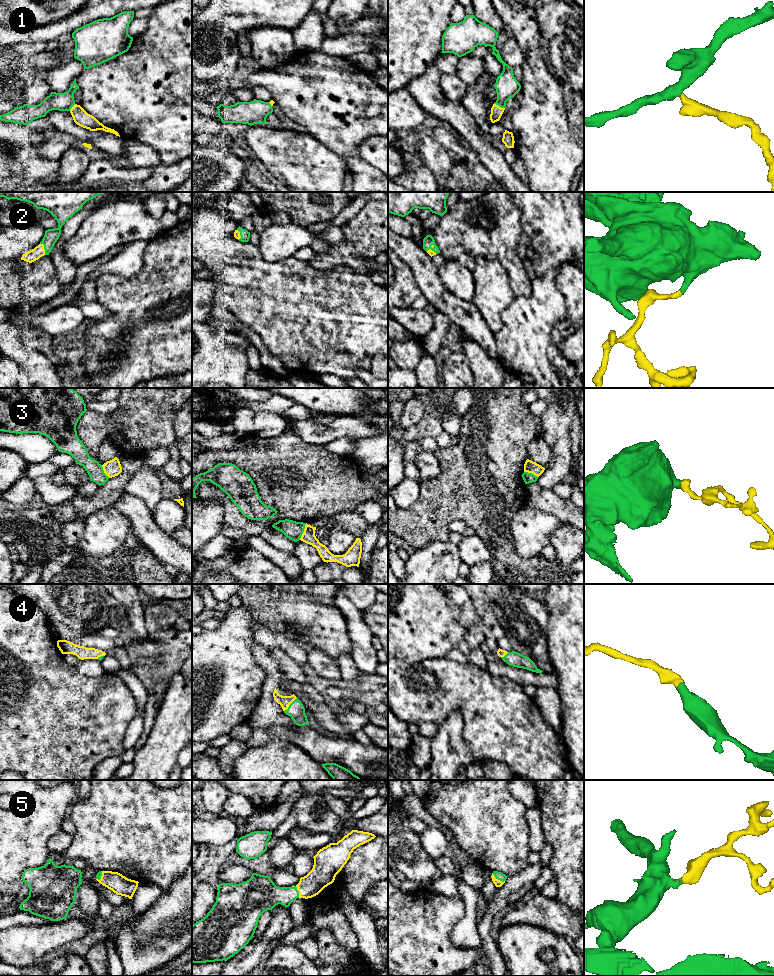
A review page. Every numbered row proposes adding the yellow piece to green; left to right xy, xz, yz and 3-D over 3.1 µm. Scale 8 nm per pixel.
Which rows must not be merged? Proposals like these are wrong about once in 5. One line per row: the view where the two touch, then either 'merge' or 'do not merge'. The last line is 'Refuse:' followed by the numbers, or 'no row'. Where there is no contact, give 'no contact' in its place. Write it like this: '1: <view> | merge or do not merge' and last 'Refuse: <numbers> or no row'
1: yz | merge
2: xy | merge
3: xz | do not merge
4: xz | merge
5: xz | merge
Refuse: 3

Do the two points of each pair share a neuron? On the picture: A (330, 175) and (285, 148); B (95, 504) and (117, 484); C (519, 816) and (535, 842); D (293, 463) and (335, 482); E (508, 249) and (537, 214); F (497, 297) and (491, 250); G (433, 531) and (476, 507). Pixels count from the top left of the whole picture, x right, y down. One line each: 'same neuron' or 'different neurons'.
A: same neuron
B: same neuron
C: different neurons
D: same neuron
E: different neurons
F: different neurons
G: same neuron

